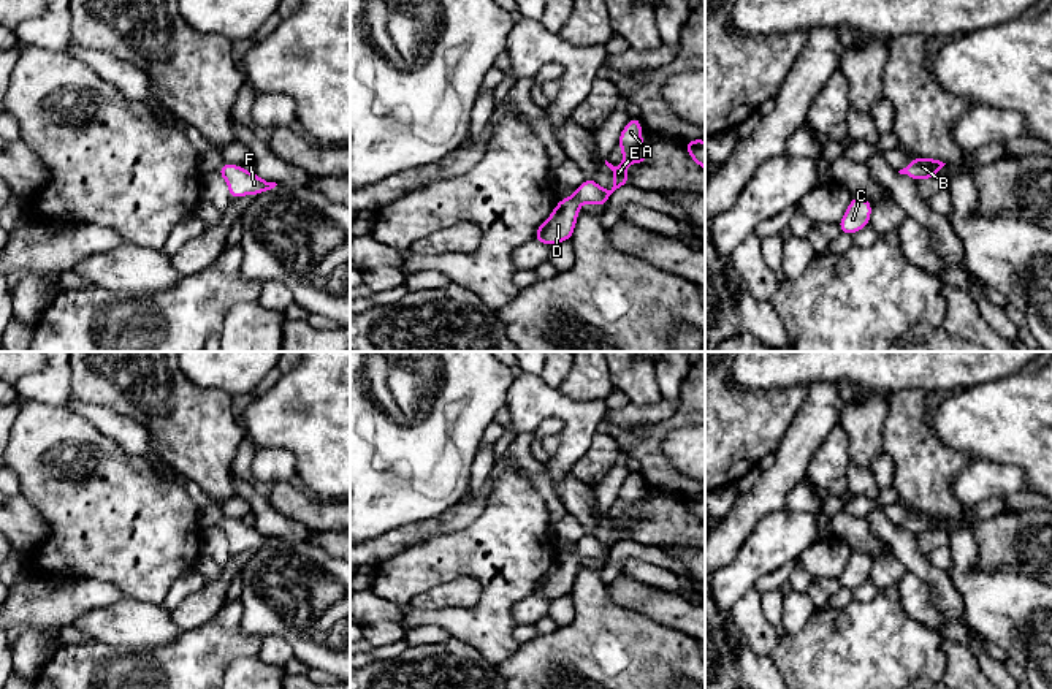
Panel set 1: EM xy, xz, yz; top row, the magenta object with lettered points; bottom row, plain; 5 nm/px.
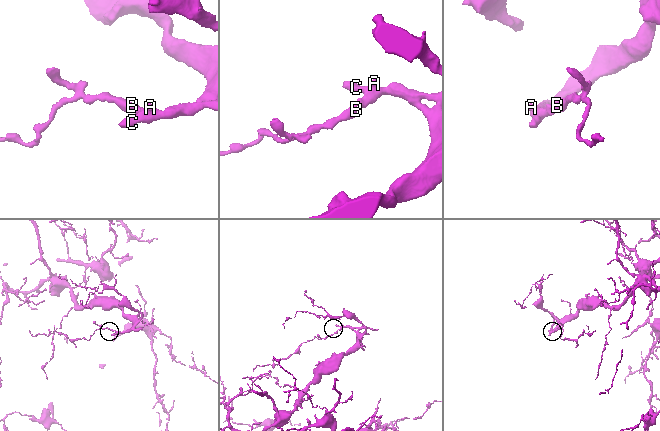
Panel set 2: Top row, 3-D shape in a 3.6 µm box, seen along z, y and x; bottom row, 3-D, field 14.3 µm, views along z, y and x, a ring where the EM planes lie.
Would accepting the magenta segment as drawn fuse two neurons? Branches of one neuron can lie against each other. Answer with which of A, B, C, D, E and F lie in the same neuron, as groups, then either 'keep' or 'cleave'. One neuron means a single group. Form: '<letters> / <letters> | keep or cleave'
A B C D E F | keep

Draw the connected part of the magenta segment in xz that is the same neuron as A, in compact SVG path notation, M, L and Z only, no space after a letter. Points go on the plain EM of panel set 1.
M640 472L629 474L616 501L623 504L623 520L613 521L605 515L605 520L613 526L613 542L607 546L594 534L586 532L572 551L558 556L550 572L536 584L534 596L548 600L570 596L581 558L607 561L616 543L631 539L626 531L629 520L650 515L650 508L643 504Z

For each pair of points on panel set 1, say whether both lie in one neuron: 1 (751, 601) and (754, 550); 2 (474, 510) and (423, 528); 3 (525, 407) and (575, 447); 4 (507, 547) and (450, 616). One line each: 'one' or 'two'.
1: two
2: one
3: one
4: one

